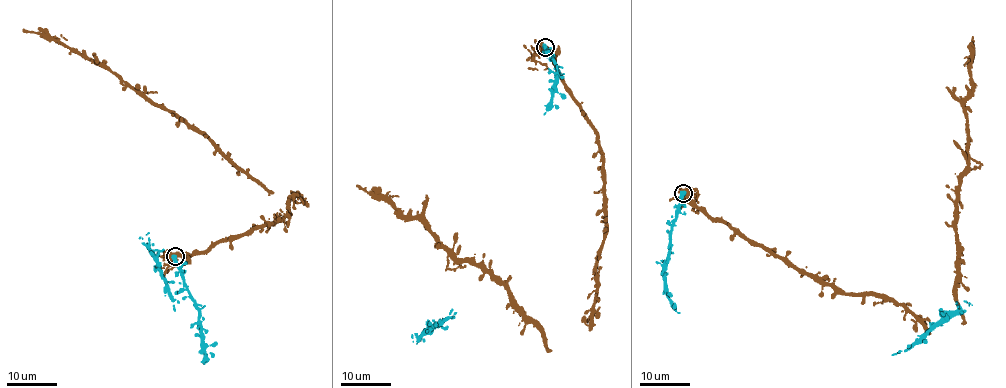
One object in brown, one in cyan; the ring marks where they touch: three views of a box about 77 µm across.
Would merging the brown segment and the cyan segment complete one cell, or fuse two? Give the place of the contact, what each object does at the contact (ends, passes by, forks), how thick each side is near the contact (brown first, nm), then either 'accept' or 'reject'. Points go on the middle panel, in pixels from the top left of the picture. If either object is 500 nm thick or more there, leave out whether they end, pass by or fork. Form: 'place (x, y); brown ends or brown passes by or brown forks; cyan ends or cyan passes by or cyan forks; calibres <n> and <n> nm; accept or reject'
place (545, 47); calibres 360 and 600 nm; reject

